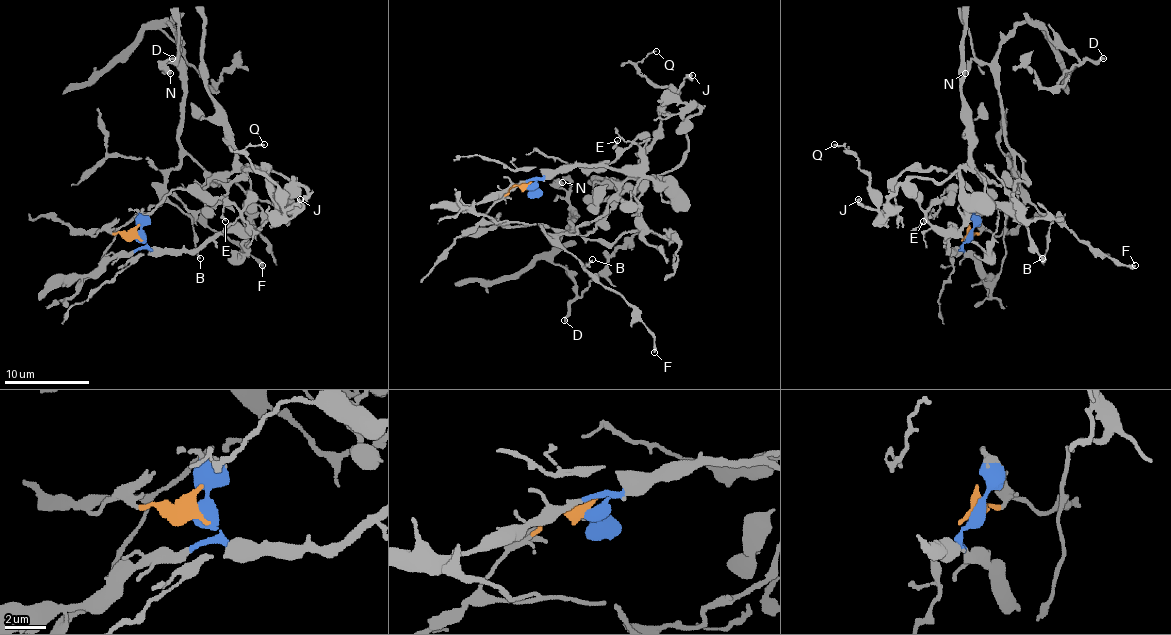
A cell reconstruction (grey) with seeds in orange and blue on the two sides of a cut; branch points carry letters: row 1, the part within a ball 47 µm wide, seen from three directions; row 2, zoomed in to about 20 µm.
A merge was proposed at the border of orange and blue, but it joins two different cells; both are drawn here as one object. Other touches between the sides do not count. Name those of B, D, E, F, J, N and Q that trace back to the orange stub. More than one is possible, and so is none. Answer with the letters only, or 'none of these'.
B, D, F, N

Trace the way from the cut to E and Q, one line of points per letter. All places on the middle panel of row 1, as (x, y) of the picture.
E: (526, 187), (578, 165), (635, 167), (641, 161), (641, 150), (635, 144), (614, 146), (618, 140)
Q: (526, 187), (578, 165), (667, 180), (661, 174), (680, 163), (686, 123), (699, 110), (639, 72), (656, 50)

